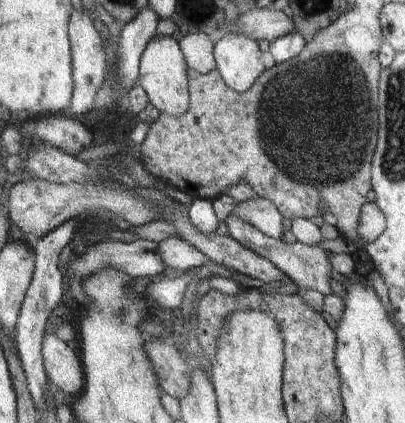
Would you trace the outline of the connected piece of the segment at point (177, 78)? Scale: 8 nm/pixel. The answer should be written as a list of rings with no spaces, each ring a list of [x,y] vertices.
[[[172,35],[154,37],[141,56],[138,84],[144,88],[150,103],[161,113],[174,116],[184,114],[189,107],[189,80],[187,65],[181,46]]]

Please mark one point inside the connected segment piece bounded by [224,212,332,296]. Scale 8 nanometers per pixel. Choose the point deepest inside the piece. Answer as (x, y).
(308, 267)

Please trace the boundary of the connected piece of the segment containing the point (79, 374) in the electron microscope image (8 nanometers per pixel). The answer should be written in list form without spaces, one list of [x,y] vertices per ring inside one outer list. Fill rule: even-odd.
[[[55,333],[43,336],[41,353],[48,380],[72,396],[81,393],[85,376],[80,355],[74,353]]]

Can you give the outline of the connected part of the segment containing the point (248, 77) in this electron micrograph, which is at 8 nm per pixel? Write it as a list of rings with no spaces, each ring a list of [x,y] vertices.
[[[228,33],[215,41],[213,50],[217,71],[223,81],[237,93],[245,93],[266,70],[262,51],[254,39]]]

